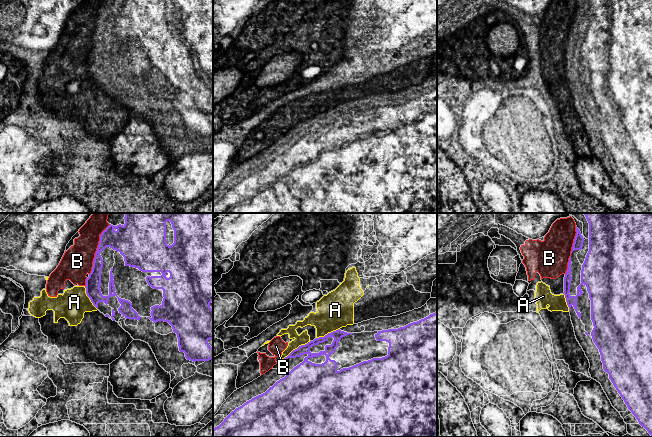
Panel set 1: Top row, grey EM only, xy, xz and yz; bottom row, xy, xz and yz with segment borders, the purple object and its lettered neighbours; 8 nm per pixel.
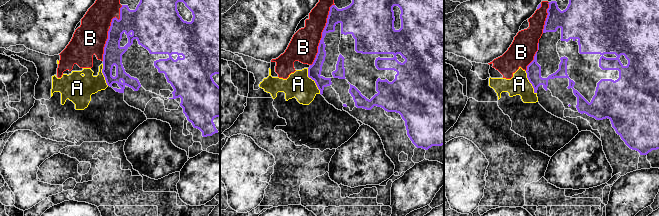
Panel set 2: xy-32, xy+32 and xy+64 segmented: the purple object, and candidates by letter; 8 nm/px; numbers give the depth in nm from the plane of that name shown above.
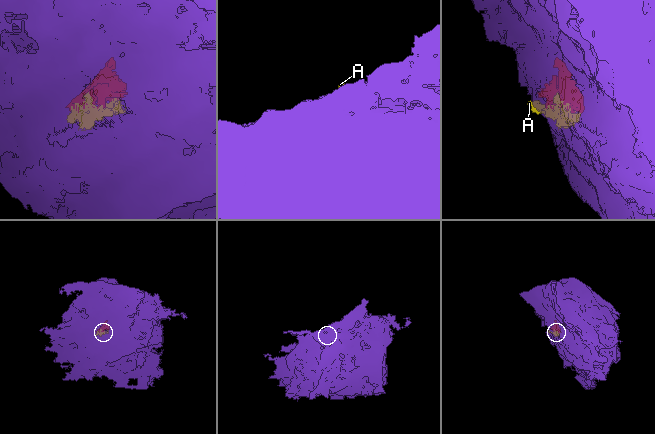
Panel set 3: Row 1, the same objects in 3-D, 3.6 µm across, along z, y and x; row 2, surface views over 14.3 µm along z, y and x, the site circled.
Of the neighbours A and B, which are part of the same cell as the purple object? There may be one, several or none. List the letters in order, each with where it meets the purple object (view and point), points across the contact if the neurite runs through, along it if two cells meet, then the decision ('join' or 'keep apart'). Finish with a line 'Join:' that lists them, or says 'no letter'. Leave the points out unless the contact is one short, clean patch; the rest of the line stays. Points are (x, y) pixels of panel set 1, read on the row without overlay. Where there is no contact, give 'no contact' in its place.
A: contact xz (297, 124); keep apart
B: contact xy (97, 25); keep apart
Join: no letter

